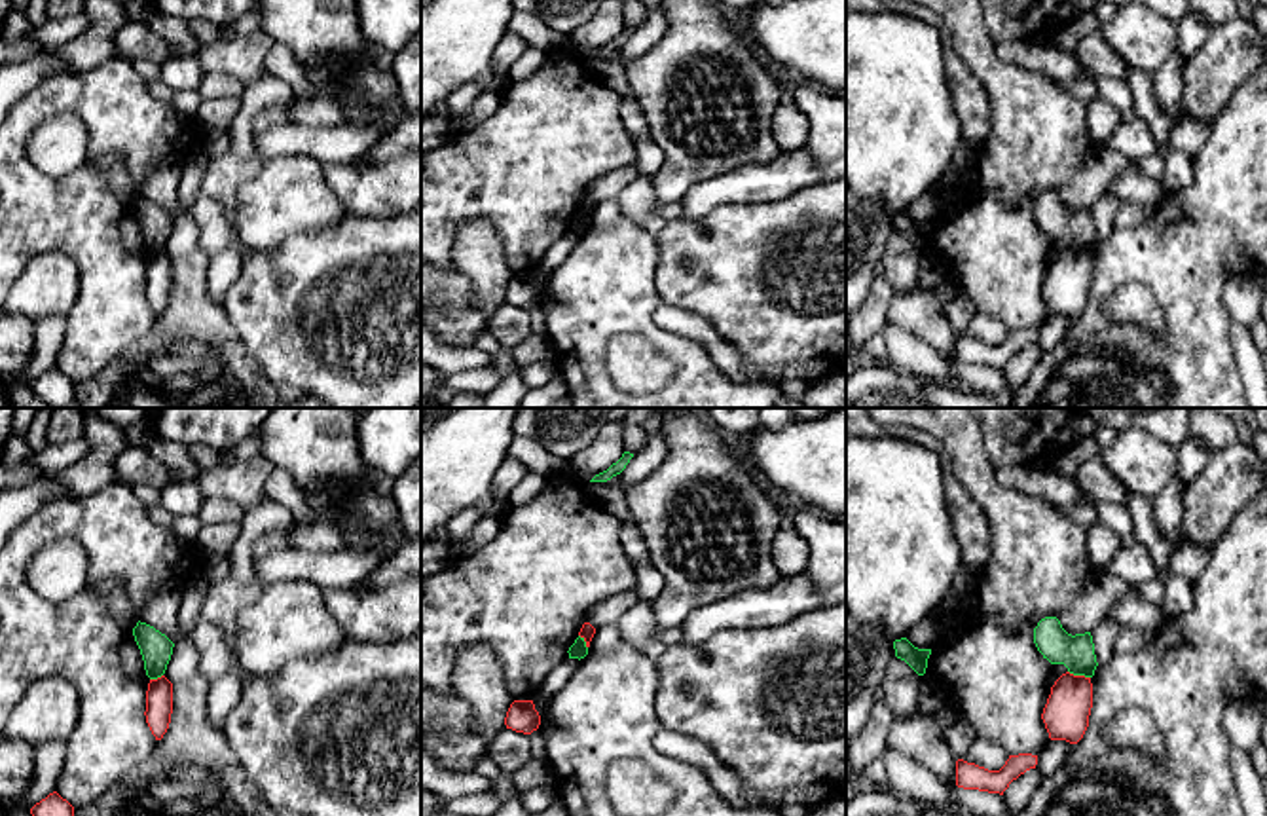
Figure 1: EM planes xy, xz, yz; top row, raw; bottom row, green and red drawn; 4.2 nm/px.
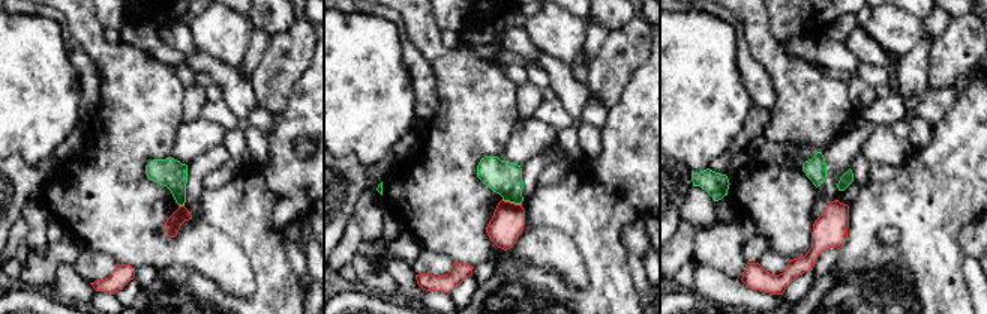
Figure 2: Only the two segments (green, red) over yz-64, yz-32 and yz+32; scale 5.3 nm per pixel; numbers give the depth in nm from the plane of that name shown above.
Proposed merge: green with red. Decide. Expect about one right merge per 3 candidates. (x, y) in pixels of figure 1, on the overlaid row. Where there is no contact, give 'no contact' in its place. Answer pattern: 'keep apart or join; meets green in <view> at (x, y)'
keep apart; meets green in yz at (1080, 674)

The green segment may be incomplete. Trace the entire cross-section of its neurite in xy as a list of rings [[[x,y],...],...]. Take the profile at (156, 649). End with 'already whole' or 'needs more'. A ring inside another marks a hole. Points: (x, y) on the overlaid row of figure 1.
[[[140,621],[133,628],[133,636],[140,649],[146,676],[150,679],[161,677],[171,660],[174,643],[165,634]]]; already whole

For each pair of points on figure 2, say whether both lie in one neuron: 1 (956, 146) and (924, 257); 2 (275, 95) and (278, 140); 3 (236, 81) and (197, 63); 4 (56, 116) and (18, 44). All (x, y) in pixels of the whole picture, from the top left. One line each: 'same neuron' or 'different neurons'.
1: same neuron
2: different neurons
3: same neuron
4: same neuron

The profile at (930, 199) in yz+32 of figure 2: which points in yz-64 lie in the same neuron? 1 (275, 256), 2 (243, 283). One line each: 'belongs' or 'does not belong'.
1: belongs
2: does not belong

